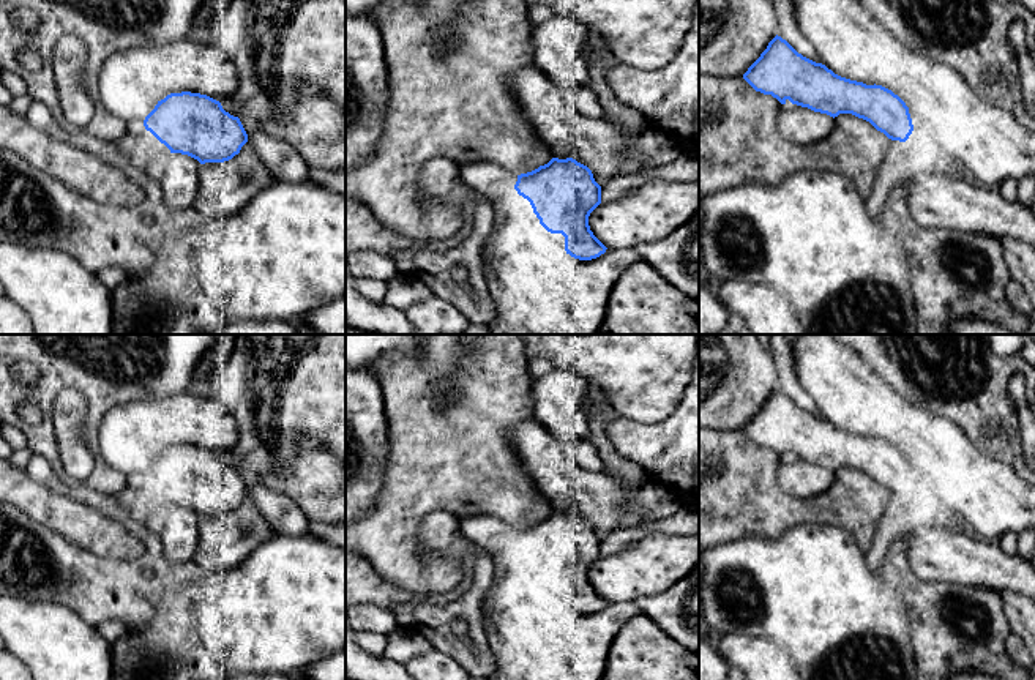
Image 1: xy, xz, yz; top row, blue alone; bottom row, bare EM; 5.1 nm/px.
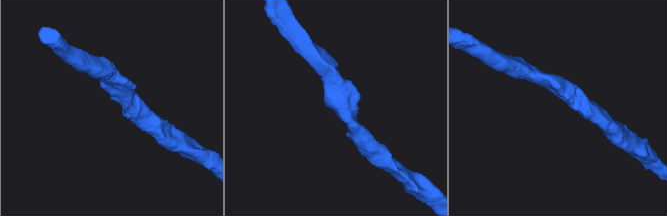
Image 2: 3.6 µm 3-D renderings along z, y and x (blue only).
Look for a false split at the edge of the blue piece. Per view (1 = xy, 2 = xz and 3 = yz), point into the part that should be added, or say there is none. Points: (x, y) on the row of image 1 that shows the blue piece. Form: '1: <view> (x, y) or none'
1: none
2: none
3: none

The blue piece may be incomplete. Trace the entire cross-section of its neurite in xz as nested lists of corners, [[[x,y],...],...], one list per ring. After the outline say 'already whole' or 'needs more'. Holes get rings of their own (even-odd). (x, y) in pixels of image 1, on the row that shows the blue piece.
[[[552,158],[538,169],[518,175],[514,189],[527,199],[540,224],[565,237],[565,251],[574,259],[592,260],[606,246],[588,226],[590,213],[601,204],[601,186],[592,170],[573,158]]]; already whole

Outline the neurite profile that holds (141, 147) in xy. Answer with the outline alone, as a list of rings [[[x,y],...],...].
[[[145,118],[126,123],[126,133],[114,140],[118,151],[150,178],[161,181],[170,150],[144,126]]]

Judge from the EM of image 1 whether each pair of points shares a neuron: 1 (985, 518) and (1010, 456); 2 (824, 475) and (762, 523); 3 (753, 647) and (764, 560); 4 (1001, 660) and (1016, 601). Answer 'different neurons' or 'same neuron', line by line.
1: different neurons
2: different neurons
3: different neurons
4: different neurons

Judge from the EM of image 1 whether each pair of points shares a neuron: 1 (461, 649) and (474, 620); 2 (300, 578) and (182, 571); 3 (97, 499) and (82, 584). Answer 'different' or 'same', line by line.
1: same
2: different
3: same

